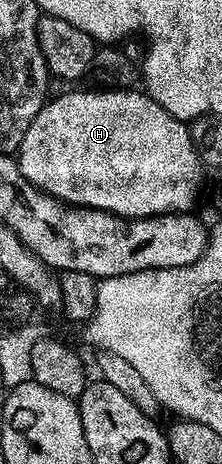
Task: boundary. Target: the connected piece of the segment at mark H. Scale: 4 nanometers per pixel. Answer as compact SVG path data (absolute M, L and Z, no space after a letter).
M91 88L84 89L81 93L69 91L53 96L42 107L42 111L38 111L38 115L34 115L34 123L30 123L30 127L26 127L26 135L22 135L22 143L18 150L22 175L26 175L26 179L30 179L30 183L34 183L34 187L40 192L49 193L50 196L63 201L65 205L74 205L81 209L101 209L106 213L117 213L119 217L155 217L161 213L187 213L195 210L197 208L196 200L200 197L200 188L204 185L206 169L196 153L189 126L185 122L179 121L174 115L170 115L170 111L163 109L154 98L149 97L147 92L141 91L139 88Z

